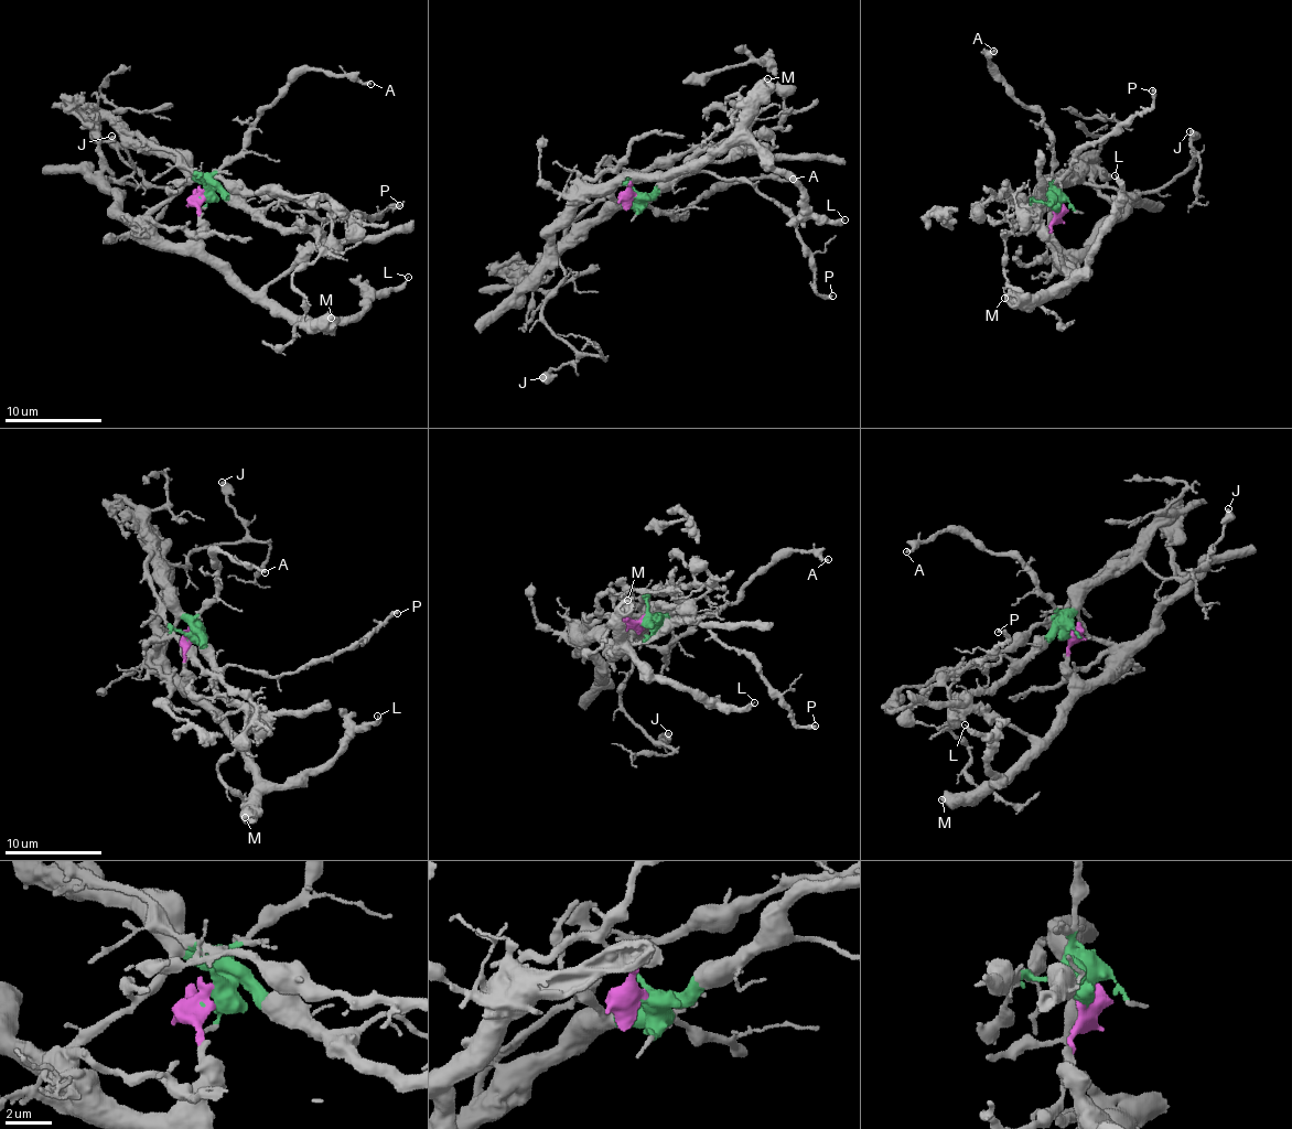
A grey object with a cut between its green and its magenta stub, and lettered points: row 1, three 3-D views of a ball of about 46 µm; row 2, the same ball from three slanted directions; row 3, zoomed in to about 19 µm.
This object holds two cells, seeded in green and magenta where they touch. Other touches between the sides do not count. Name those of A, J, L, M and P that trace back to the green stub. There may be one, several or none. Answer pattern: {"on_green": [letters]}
{"on_green": ["A", "J", "P"]}

